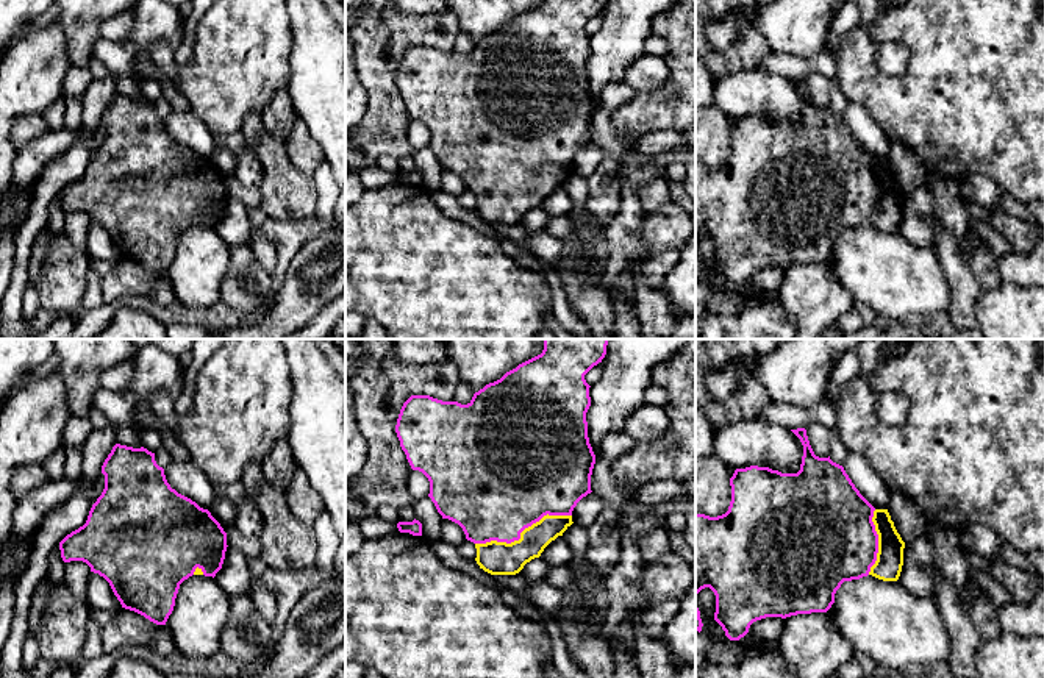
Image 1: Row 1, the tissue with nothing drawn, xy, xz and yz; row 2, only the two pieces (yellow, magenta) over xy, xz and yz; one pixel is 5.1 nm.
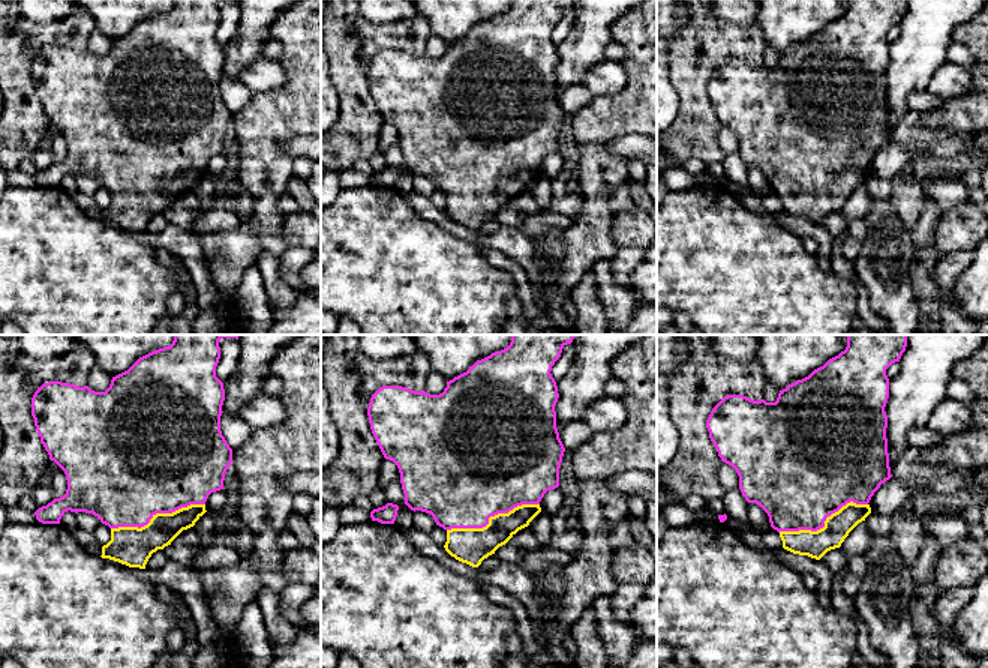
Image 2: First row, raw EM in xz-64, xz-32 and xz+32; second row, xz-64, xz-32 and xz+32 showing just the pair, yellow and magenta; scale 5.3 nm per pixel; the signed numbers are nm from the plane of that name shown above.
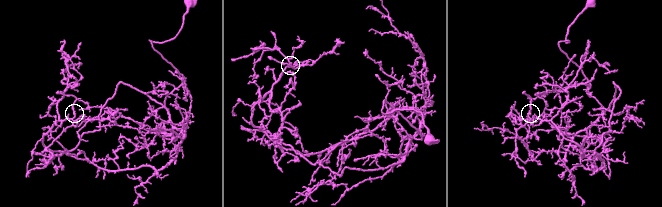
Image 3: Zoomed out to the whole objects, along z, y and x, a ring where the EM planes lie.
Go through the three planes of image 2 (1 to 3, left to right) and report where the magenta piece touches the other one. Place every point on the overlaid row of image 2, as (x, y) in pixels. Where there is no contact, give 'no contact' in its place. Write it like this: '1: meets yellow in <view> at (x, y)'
1: meets yellow in xz-64 at (158, 514)
2: meets yellow in xz-32 at (491, 517)
3: meets yellow in xz+32 at (825, 524)

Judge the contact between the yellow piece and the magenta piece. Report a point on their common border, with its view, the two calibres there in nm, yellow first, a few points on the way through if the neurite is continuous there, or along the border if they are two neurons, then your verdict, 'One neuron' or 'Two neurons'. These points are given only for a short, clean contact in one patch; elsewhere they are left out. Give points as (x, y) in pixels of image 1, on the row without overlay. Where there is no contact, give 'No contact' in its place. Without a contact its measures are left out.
Touches yellow at xz (521, 183). Thickness 180 nm (yellow) against 480 nm. One neuron

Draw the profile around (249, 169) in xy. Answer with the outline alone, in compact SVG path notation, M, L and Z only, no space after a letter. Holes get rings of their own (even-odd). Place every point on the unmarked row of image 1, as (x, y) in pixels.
M245 148L236 158L234 180L247 187L259 187L263 164L253 150Z

